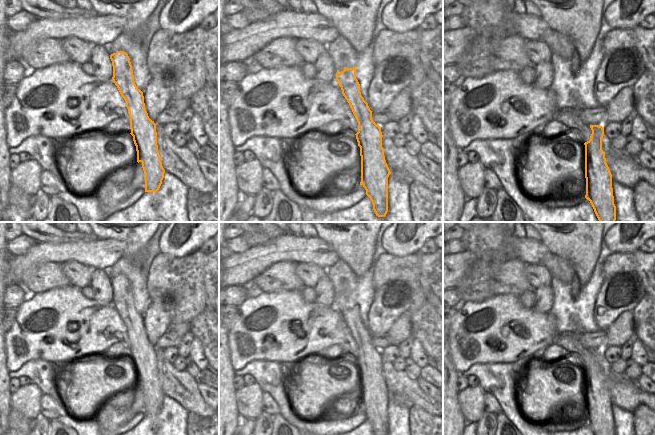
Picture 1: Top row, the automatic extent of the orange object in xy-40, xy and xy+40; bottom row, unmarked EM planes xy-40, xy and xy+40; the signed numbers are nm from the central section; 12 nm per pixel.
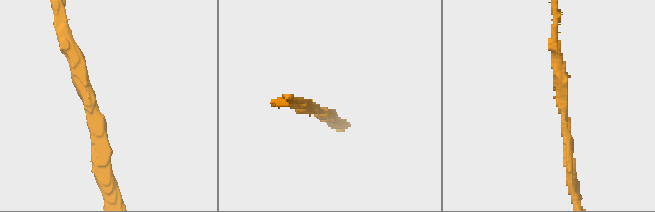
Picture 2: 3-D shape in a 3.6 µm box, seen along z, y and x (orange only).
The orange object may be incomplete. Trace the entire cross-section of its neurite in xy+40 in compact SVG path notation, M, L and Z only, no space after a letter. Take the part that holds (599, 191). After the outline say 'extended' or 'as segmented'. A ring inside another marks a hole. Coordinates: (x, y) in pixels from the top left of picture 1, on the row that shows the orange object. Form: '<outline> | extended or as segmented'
M590 125L592 134L585 142L585 178L586 195L600 222L615 222L616 206L614 204L612 174L606 163L602 150L604 127Z | as segmented

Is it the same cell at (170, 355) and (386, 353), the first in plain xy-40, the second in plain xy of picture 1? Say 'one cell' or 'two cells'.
one cell

